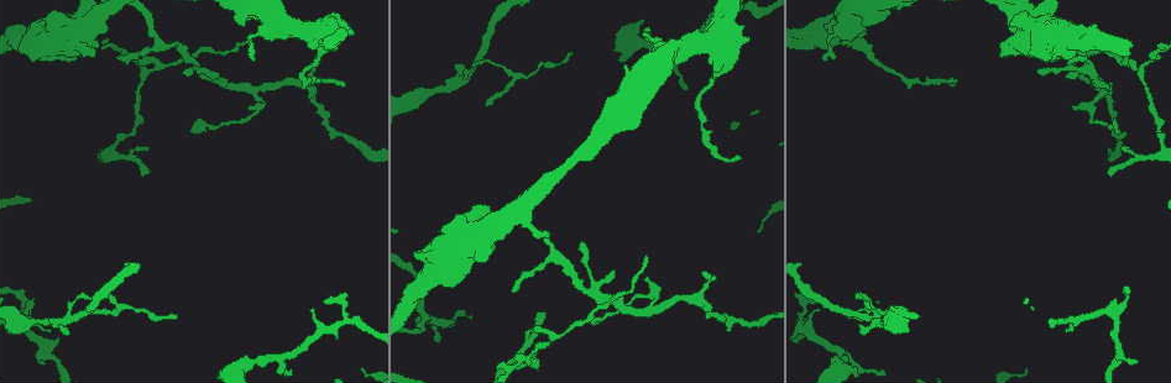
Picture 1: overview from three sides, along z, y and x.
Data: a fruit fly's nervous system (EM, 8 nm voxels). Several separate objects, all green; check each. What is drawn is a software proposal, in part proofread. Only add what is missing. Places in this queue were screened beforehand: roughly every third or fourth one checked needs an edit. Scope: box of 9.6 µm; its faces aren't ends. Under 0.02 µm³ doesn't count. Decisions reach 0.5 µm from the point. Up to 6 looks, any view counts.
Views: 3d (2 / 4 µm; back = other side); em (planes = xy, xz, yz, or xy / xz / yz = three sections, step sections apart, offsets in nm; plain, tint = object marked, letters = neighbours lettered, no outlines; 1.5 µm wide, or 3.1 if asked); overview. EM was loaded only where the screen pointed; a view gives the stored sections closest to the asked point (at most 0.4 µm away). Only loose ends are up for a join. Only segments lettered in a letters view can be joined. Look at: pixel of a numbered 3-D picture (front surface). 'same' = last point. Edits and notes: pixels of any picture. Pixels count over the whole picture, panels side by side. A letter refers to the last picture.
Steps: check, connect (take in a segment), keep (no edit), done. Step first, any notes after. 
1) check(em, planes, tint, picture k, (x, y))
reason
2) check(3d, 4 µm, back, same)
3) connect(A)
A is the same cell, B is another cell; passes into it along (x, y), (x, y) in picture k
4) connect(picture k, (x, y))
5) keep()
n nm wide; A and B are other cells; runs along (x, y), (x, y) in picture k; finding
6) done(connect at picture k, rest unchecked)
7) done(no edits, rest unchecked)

check(em, xz, step 8, letters, picture 1, (714, 278))
an open end

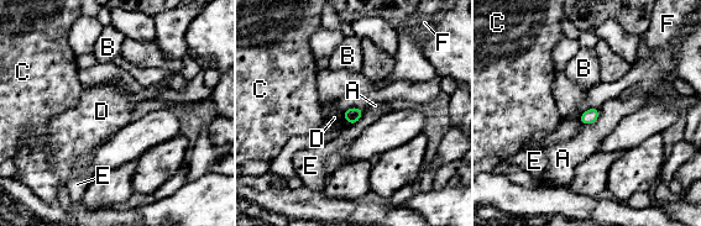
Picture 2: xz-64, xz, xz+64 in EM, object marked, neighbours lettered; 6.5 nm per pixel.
check(em, planes, letters, same)
cut it another way

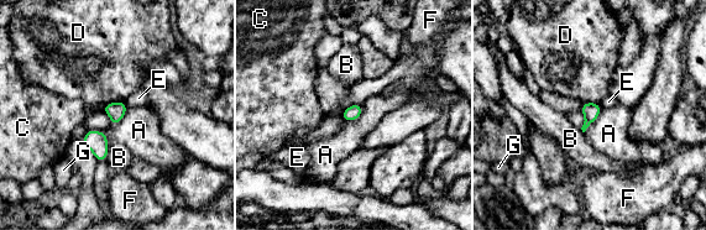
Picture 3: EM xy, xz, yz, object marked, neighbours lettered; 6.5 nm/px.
keep()
A, B, C, D, E, F and G are other cells; border along (362, 106), (356, 119), (344, 121) in picture 3; no lettered segment goes on from it

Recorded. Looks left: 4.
check(3d, 2 µm, picture 1, (1067, 78))
branch stops here

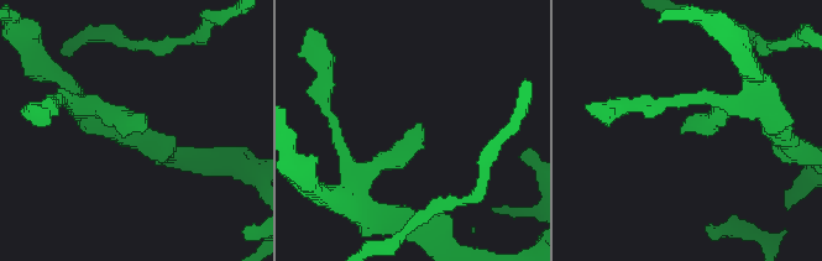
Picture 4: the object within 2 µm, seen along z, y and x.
check(em, planes, letters, picture 4, (418, 123))

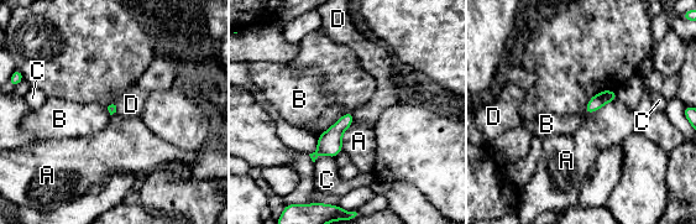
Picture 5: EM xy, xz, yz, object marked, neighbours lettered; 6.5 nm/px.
keep()
A, B, C and D are other cells; none of them fits

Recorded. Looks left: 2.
check(em, planes, plain, picture 1, (61, 326))
an open end

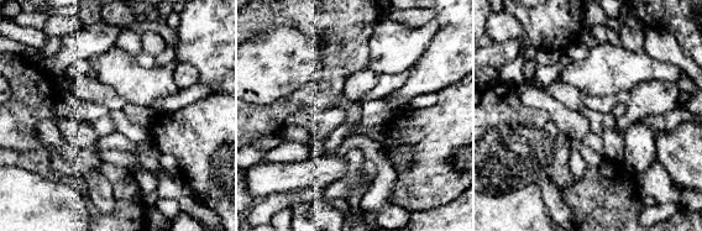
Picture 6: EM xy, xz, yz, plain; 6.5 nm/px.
check(em, planes, letters, same)

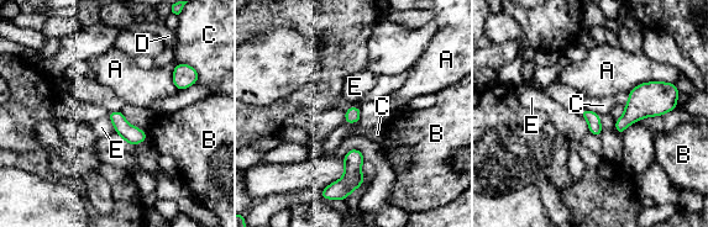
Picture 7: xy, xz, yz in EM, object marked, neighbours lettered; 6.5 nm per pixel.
keep()
A, B, C, D and E are other cells; border along (578, 112), (586, 121), (590, 133) in picture 7; none of them fits

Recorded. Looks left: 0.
done(no edits, rest unchecked)

